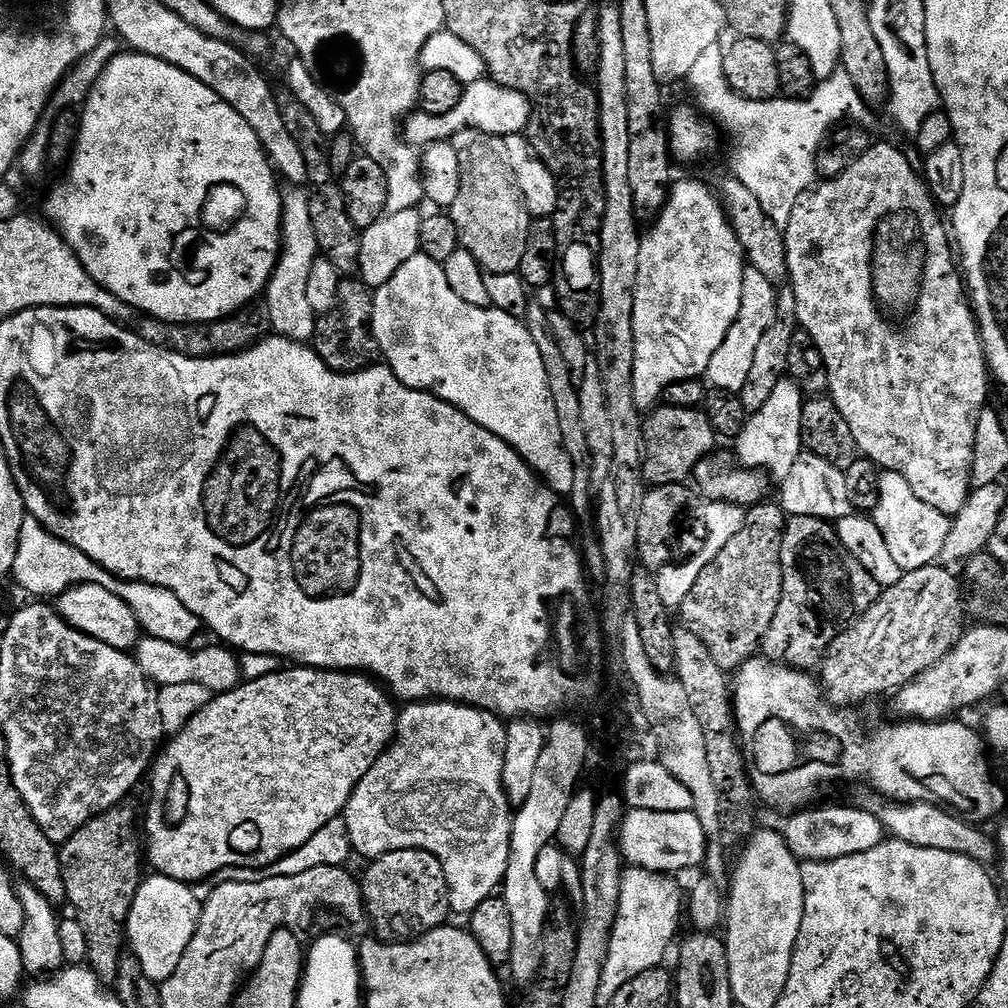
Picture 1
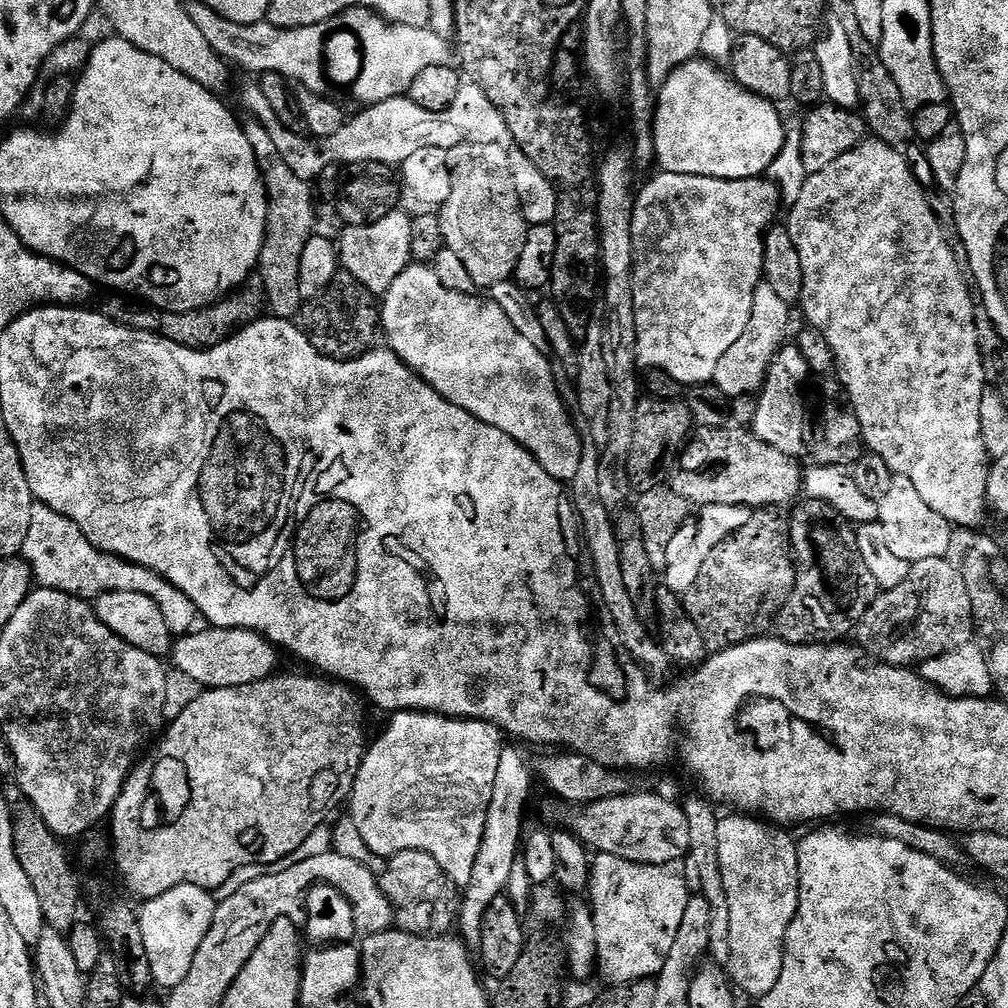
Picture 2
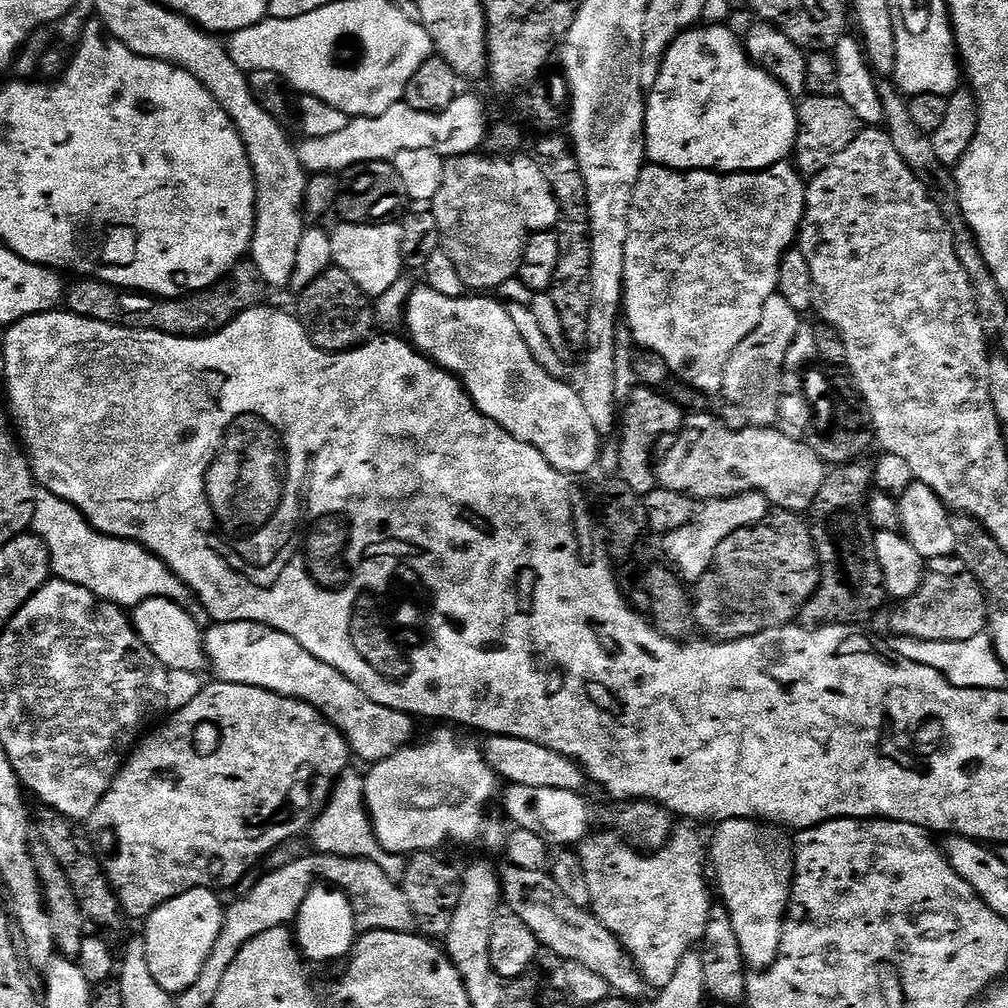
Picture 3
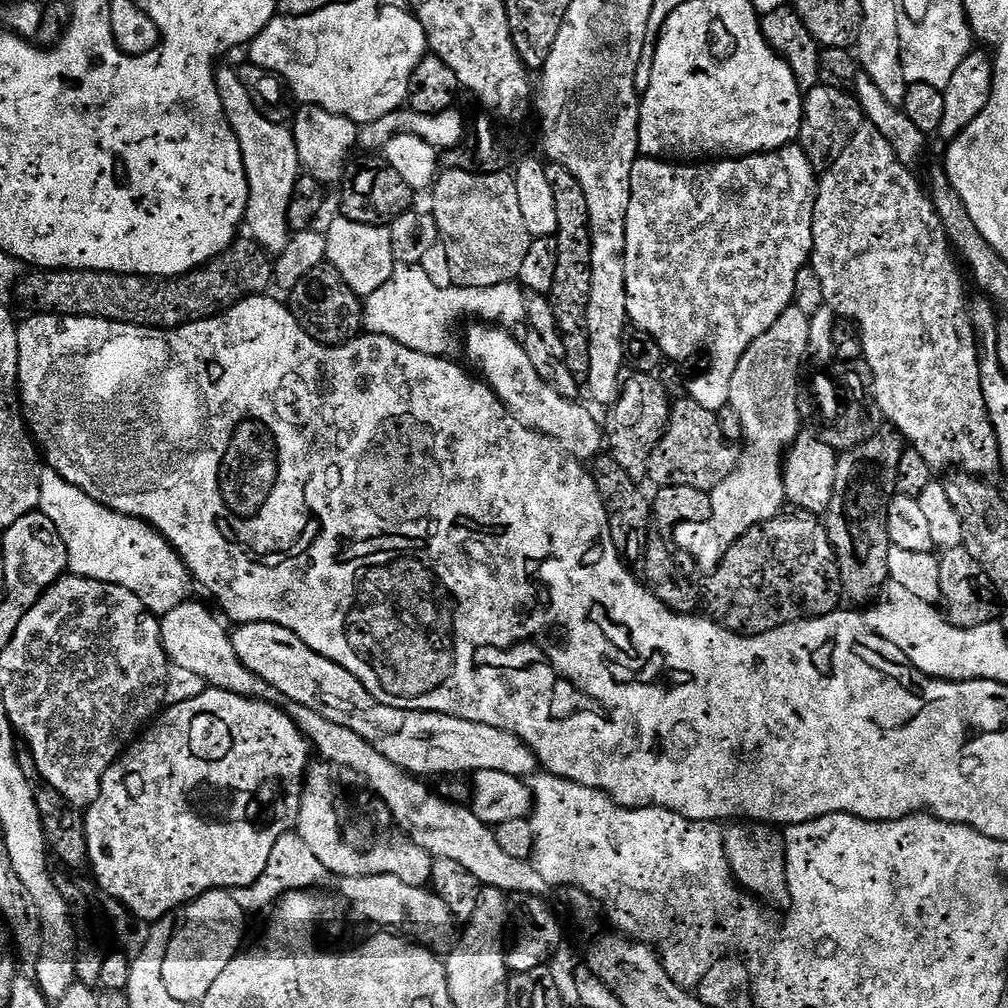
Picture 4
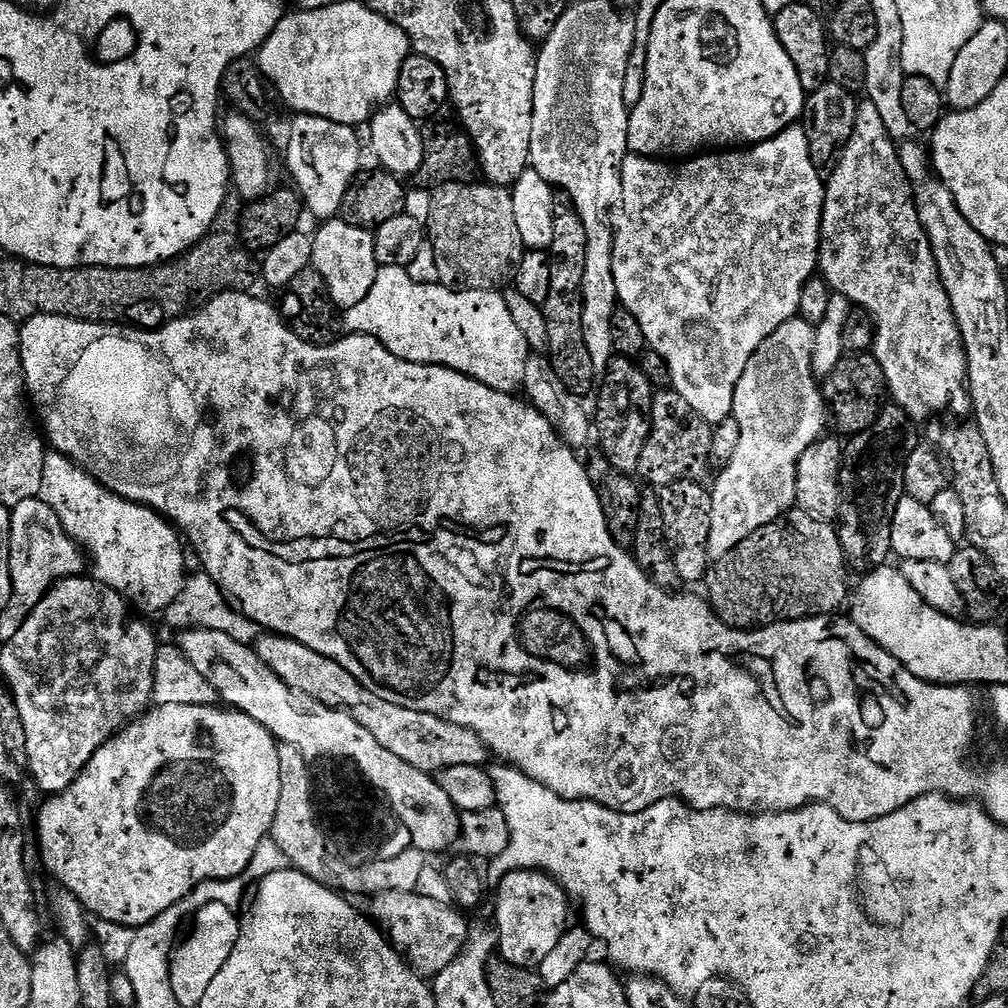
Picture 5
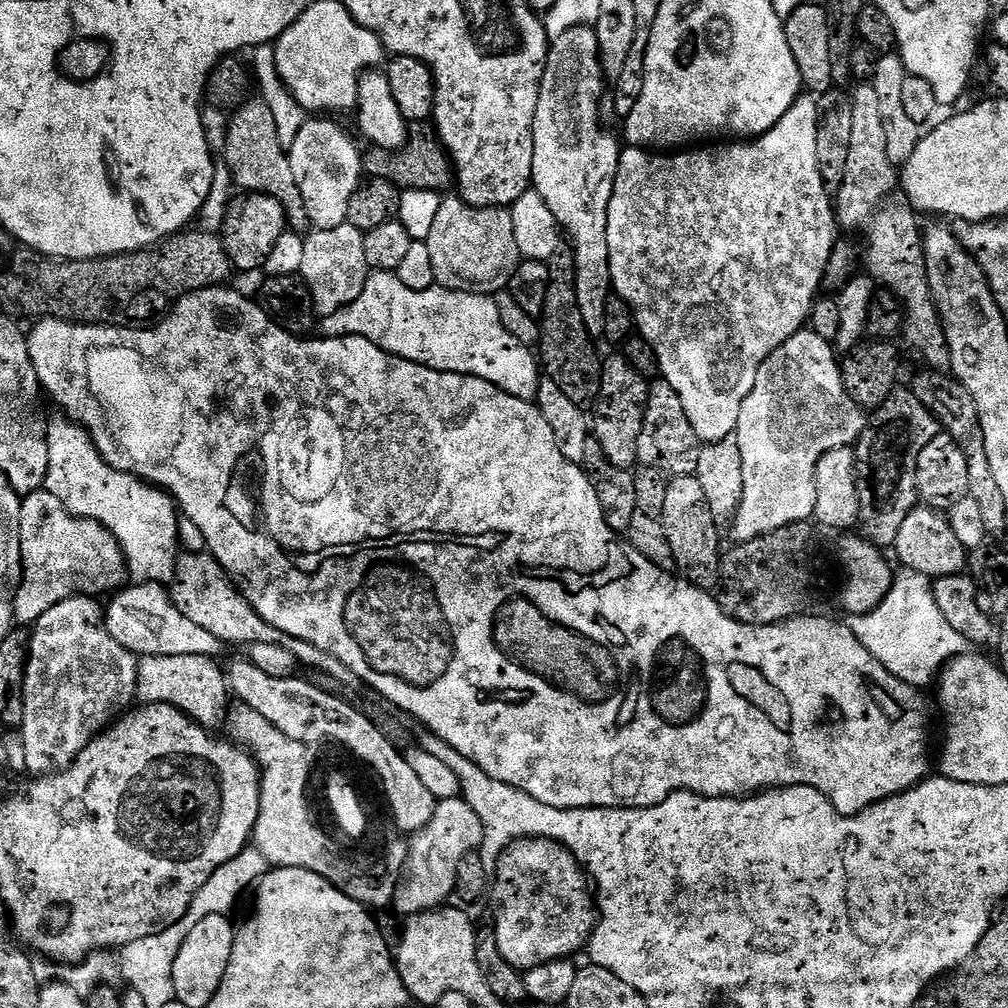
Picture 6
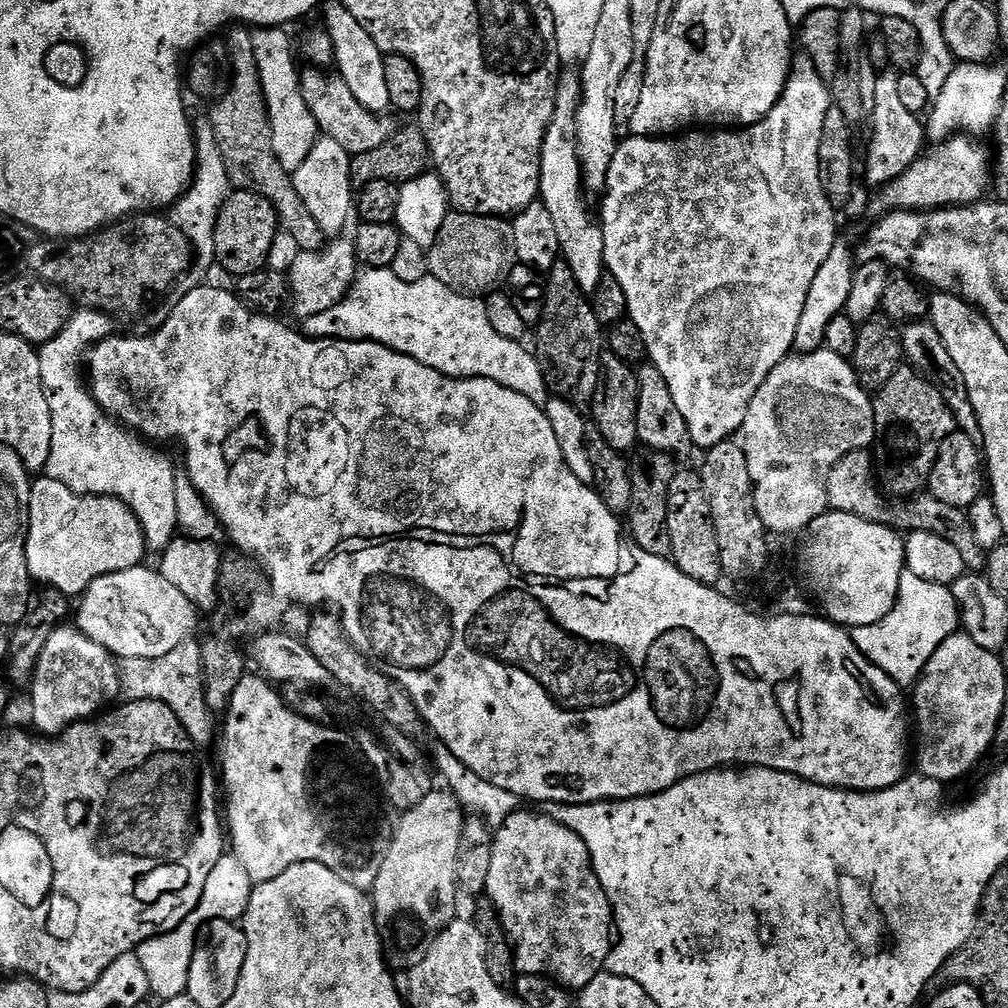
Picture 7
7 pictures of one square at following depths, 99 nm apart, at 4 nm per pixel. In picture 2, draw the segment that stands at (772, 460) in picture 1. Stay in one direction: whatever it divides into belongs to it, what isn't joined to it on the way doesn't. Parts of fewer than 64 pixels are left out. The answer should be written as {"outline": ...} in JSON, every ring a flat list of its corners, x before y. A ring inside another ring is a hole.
{"outline":[[785,343,771,360,767,378,757,397,758,406,752,430,760,440,774,446,774,450,782,450,782,454,793,458,805,451,806,416,798,412,797,404,802,386,809,376,809,364,802,357,802,352,793,343]]}

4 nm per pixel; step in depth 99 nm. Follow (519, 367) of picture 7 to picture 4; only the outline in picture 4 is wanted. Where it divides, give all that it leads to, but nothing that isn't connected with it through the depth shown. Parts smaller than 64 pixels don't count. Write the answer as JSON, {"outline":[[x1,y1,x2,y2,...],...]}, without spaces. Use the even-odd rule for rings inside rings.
{"outline":[[420,266,393,267,388,281,363,301,362,324,371,335,385,336,394,343,400,344,401,347,423,356,444,356,447,348,452,344,452,327,463,316,476,316,472,318,479,318,484,322,500,322,496,320,506,319,511,314,512,308,521,307,522,292,515,283,499,284,493,288,458,288,455,286,439,288,438,285,432,284,431,278,423,272,424,270]]}

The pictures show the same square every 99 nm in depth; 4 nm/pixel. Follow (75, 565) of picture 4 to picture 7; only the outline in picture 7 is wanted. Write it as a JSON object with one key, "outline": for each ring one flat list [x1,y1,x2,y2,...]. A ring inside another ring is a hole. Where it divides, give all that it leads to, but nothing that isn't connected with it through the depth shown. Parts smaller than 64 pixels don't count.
{"outline":[[85,308,83,310,73,311,72,319,69,320,66,327,62,332,59,332,50,342,39,345,38,351,40,354,40,365,42,366,42,382,44,389,48,395,50,402,50,418,52,419,52,437,50,438,50,458,48,459,48,466,46,475,54,482,62,482,62,486,66,486,70,490,74,490,83,496,116,496,125,504,128,509,132,511,138,518,138,522,144,528,144,540,147,542,149,549,156,554,164,551,169,543,177,535,176,523,182,520,182,514,178,510,178,498,176,497,176,486,178,477,176,477,176,468,172,465,172,460,164,452,159,452,159,447,153,446,151,443,145,442,135,431,129,430,125,425,121,424,119,420,108,415,107,412,101,407,100,403,92,396,89,385,86,383,85,377,82,375,82,357,91,349,93,344,98,344,102,340,108,339,113,335,114,328,113,317,109,316,106,312,95,312,92,308]]}

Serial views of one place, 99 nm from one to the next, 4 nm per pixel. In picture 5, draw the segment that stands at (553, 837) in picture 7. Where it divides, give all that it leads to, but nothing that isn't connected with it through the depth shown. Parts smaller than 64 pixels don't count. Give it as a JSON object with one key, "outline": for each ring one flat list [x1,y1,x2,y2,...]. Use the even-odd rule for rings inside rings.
{"outline":[[521,868,518,872,506,874,498,882,500,893,496,896,496,924,495,931,498,933,498,956,499,959,510,962,519,968,539,969,542,958,558,946,558,941,566,934,570,927,568,919,572,916,573,901,568,891,558,881,549,876,547,872]]}

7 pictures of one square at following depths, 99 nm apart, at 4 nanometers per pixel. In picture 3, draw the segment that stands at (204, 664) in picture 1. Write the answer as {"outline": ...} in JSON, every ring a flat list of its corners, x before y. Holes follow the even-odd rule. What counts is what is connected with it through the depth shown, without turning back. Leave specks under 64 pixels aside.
{"outline":[[245,620,229,624,216,622,211,626,213,628,209,632,207,629,203,633,204,653,208,655,208,668,216,675,213,677,217,681,226,684,254,686,314,706,324,715,324,719,328,723,333,724,346,737,351,755,353,757,361,756,362,759,368,760,367,762,390,758,398,749,407,748,409,744,413,743,413,717,409,716,407,712,378,706,378,702,374,702,369,696,362,694,362,690,358,690,358,686,354,682,350,682,350,678,346,678,338,670,334,670,334,666,314,658,314,654,310,654,310,650,306,650,306,646,294,642,294,638,290,638,290,634,282,634,282,630,274,630,265,624,246,622]]}

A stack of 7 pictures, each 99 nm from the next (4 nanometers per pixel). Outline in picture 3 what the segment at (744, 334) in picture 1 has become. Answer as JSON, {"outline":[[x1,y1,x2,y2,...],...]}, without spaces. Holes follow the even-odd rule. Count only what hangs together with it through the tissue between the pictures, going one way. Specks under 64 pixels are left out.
{"outline":[[778,294,770,297,766,310,762,310,762,322,754,326,754,334,742,338,742,342,738,342,738,350,734,350,734,354,730,354,730,362,726,362,722,378,723,399,746,410,746,418,753,428,771,428,777,423,782,399,780,376,785,375,786,352,801,323,801,313,796,312,786,298]]}

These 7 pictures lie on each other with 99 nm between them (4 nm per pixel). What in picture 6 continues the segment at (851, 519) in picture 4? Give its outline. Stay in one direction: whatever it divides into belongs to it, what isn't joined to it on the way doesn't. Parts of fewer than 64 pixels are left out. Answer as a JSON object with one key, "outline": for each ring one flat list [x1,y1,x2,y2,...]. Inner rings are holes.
{"outline":[[898,386,868,416,868,427,854,445,856,454,856,475,858,477,858,498,860,499,860,518,858,521,859,531,864,539,871,540,881,549,888,550,893,547,898,538,898,530,902,530,902,522,921,503,920,491,916,488,918,482,918,454,934,442,936,436,941,435,942,429,936,415,916,397,911,387]]}

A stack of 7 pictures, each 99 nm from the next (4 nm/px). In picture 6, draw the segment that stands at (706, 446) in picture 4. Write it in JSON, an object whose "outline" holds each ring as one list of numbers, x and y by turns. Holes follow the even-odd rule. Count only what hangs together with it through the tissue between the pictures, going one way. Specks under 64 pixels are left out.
{"outline":[[656,378,648,386,646,418,642,422,642,438,638,438,638,461,643,467,664,473,665,477,695,476,698,458,702,455,702,441,686,418,686,406,670,382]]}

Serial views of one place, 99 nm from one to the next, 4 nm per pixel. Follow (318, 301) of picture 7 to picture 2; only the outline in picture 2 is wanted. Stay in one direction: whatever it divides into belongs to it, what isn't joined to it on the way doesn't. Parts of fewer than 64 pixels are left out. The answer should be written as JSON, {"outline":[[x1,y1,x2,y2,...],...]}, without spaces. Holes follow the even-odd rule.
{"outline":[[393,209,393,212,378,222,349,225,338,239,338,255,341,267,360,282,375,296,382,296,398,276,411,263,412,216]]}

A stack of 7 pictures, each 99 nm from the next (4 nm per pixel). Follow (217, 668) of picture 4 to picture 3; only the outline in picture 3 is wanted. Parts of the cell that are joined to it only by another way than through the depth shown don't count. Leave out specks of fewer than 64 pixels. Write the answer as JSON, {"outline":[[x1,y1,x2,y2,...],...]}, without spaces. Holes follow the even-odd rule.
{"outline":[[155,596,131,609,130,619,150,654,154,654,169,672,203,673,208,668,208,655,204,653,202,628,196,625,195,618,184,607,183,603]]}

